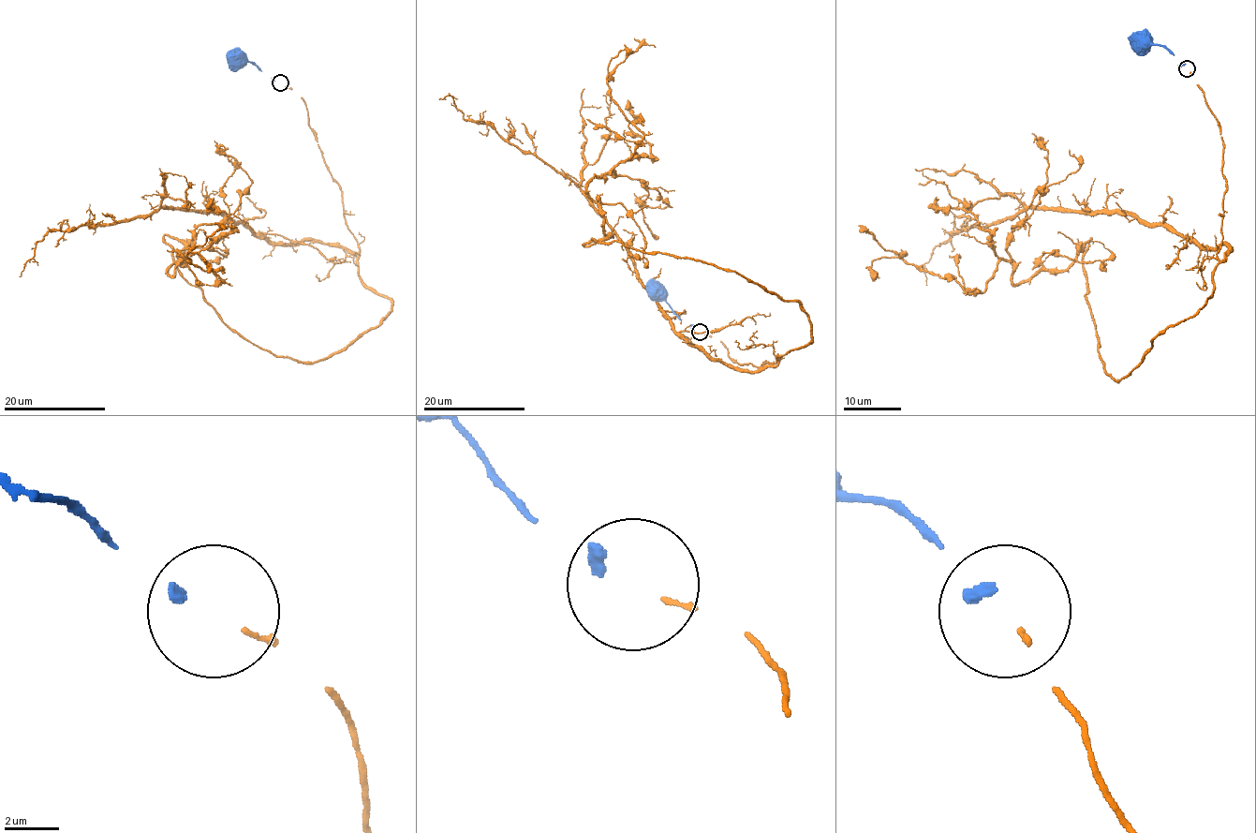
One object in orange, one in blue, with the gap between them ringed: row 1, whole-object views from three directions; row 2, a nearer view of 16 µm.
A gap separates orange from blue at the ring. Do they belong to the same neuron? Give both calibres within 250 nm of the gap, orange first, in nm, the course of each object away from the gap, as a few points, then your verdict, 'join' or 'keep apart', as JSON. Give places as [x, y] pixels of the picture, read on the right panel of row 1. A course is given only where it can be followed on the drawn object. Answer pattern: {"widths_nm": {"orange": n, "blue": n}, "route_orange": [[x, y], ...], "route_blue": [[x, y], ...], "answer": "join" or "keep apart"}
{"widths_nm": {"orange": 150, "blue": 400}, "route_orange": [[1189, 72], [1219, 126], [1213, 291], [1118, 380], [1090, 240], [976, 291], [869, 229]], "route_blue": [[1184, 65], [1180, 65], [1162, 46], [1143, 43]], "answer": "join"}

